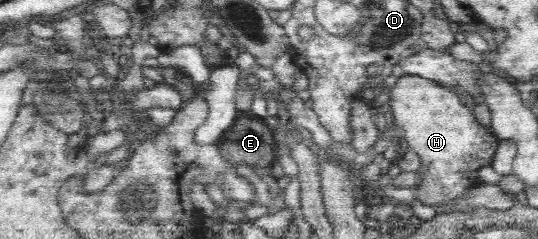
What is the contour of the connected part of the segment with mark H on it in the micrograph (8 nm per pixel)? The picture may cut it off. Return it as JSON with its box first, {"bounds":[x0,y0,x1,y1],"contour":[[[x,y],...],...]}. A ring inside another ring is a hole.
{"bounds":[389,75,500,206],"contour":[[[418,75],[402,76],[397,80],[394,89],[389,92],[392,95],[389,101],[391,105],[390,122],[402,128],[410,150],[413,150],[422,161],[417,171],[421,177],[421,184],[413,191],[416,200],[422,204],[436,206],[436,204],[446,203],[464,195],[465,191],[482,182],[477,175],[477,170],[484,166],[492,166],[500,140],[489,127],[477,123],[473,109],[463,105],[455,92]]]}

